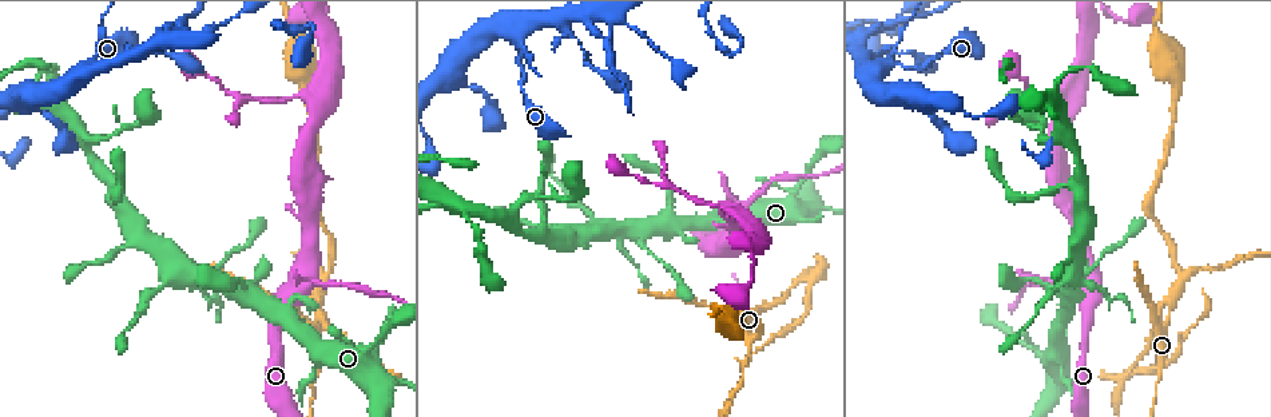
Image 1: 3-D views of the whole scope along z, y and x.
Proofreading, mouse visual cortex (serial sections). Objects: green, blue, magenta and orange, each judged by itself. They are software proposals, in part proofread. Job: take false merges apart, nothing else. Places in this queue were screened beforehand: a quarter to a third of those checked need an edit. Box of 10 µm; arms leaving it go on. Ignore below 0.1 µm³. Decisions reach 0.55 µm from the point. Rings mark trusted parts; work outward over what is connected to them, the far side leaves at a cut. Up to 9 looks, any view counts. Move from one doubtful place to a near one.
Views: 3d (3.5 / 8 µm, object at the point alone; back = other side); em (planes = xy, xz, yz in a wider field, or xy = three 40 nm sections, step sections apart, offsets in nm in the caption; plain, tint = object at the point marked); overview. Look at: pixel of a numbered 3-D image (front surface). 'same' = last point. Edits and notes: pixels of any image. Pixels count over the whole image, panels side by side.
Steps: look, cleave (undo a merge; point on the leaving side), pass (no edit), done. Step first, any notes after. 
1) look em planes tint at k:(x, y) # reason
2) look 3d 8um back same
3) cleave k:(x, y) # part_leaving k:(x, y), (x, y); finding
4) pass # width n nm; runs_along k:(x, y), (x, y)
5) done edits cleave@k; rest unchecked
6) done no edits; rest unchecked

look 3d 3.5um at 1:(1078, 188) # two arms in line, one across

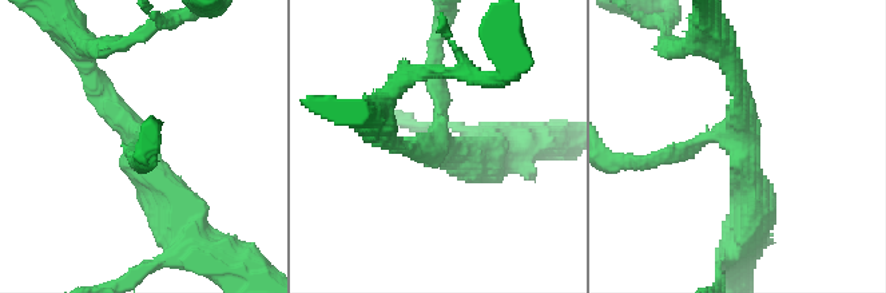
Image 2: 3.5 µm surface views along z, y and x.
look em xy step 3 tint at 2:(435, 149) # arms 3; arm_widths 150, 200, 500 nm

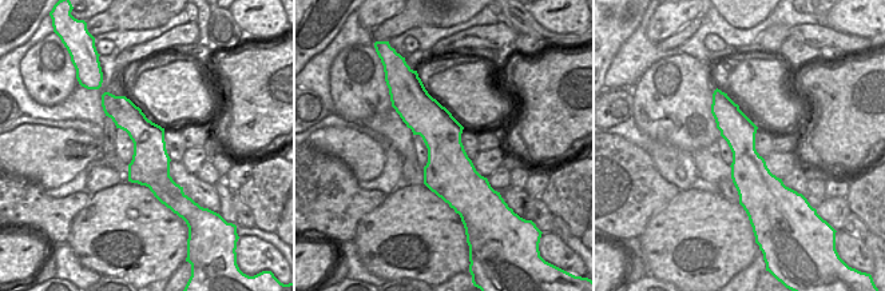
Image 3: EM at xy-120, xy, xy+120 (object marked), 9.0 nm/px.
pass # runs_along 3:(114, 100), (149, 138), (169, 198); all the same cell

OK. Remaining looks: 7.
look 3d 3.5um at 1:(307, 286) # three-way junction

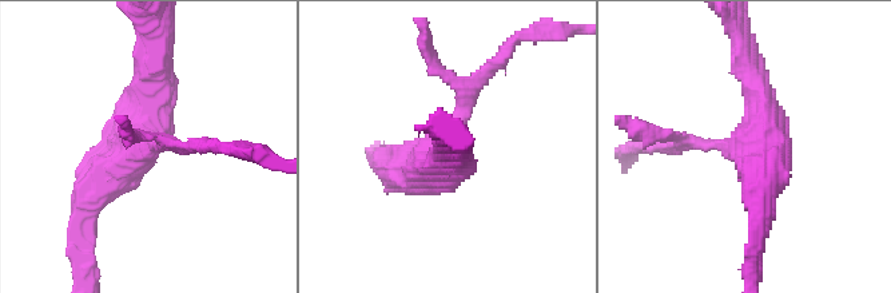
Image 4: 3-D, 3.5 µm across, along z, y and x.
look em xy step 1 plain at 4:(146, 149) # arms 3; arm_widths 200, 350, 350 nm; shape alone is not enough

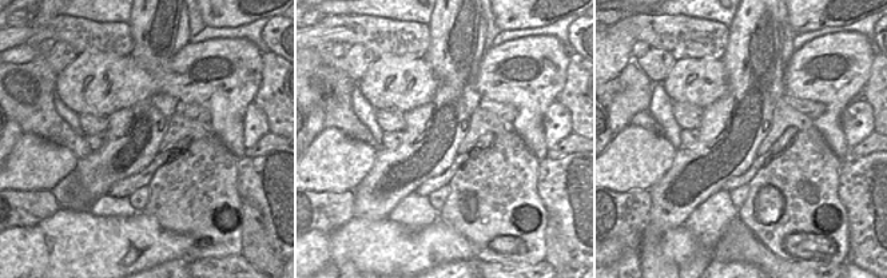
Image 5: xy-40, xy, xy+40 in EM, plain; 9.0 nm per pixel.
look em xy step 1 tint same

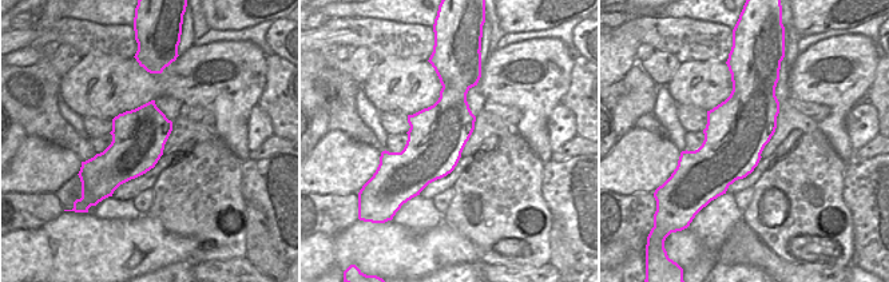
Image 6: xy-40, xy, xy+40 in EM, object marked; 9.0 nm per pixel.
pass # runs_along 4:(83, 218), (148, 121), (152, 63); continuous, no second cell

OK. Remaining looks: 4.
look 3d 3.5um at 1:(320, 109) # arms part here

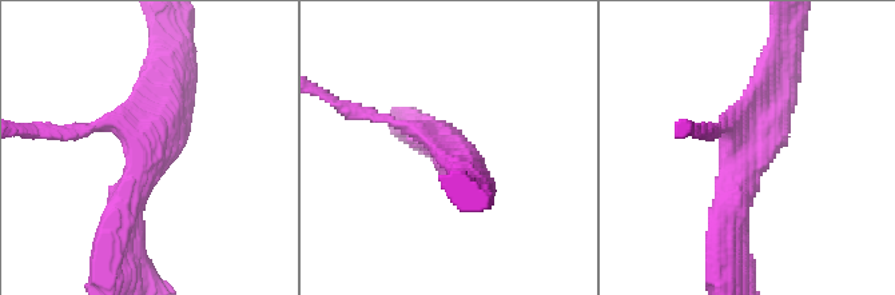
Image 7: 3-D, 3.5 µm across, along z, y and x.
look em xy step 2 tint at 7:(749, 156) # shape alone is not enough

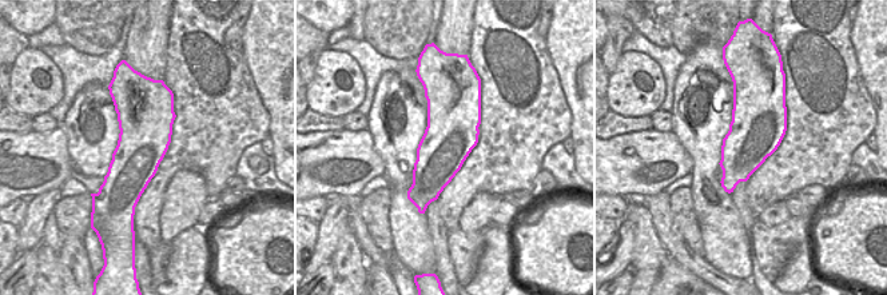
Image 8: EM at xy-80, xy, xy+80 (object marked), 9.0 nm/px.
look em xy step 5 tint same # another direction

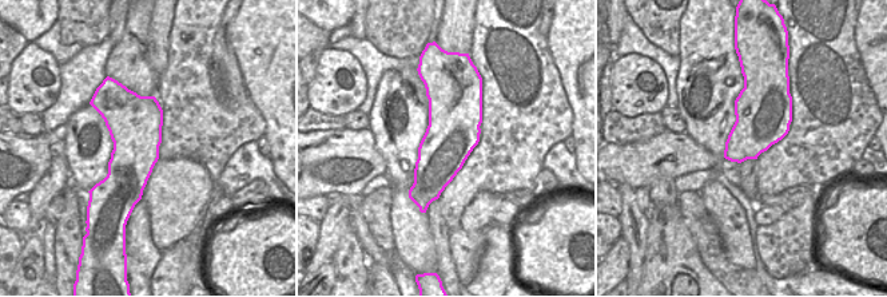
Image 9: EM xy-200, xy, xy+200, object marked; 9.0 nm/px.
pass # arm_widths 200, 400, 400 nm; runs_along 7:(114, 228), (163, 139), (175, 78); one cell here

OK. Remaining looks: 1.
look 3d 3.5um back at 1:(1121, 380) # abrupt turn

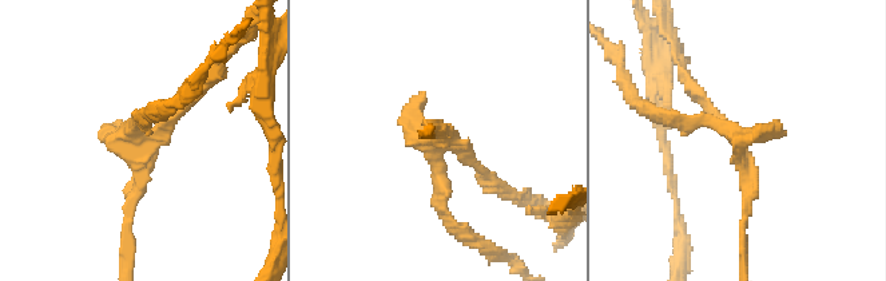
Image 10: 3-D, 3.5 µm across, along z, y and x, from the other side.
pass # runs_along 10:(199, 83), (154, 141), (142, 117); all the same cell

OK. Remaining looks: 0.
done no edits; rest unchecked

